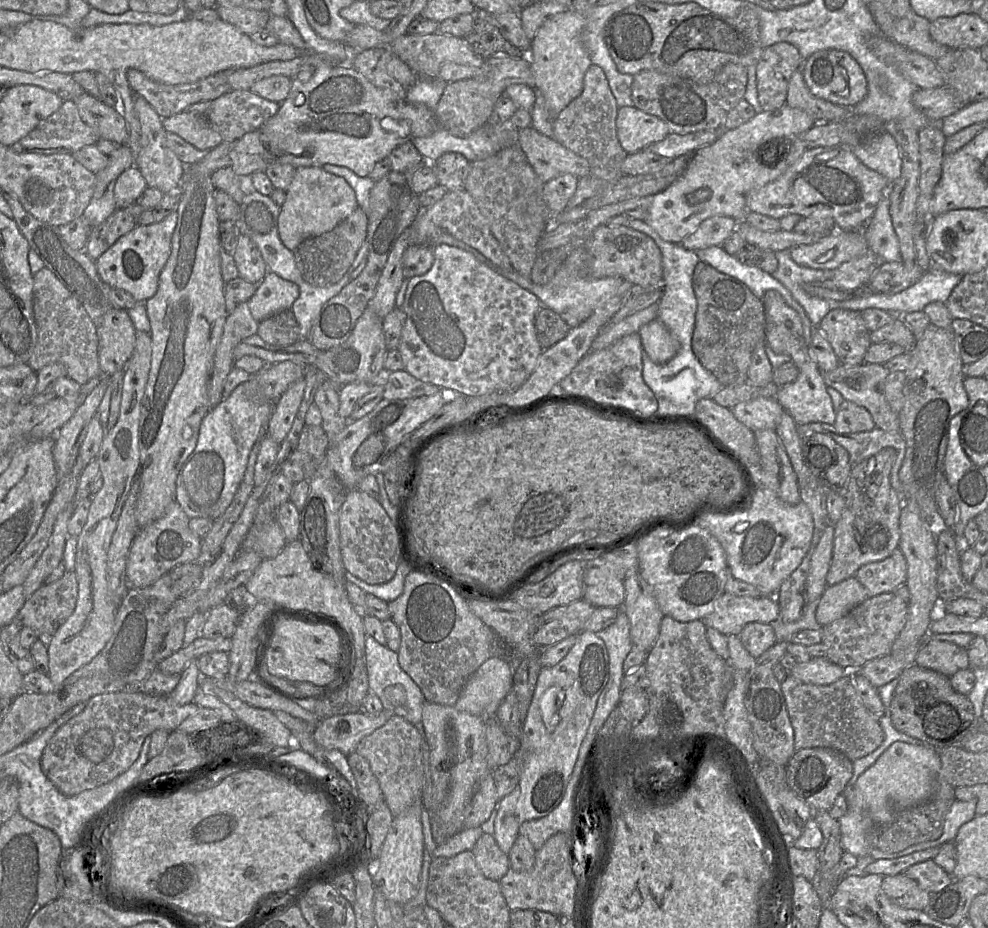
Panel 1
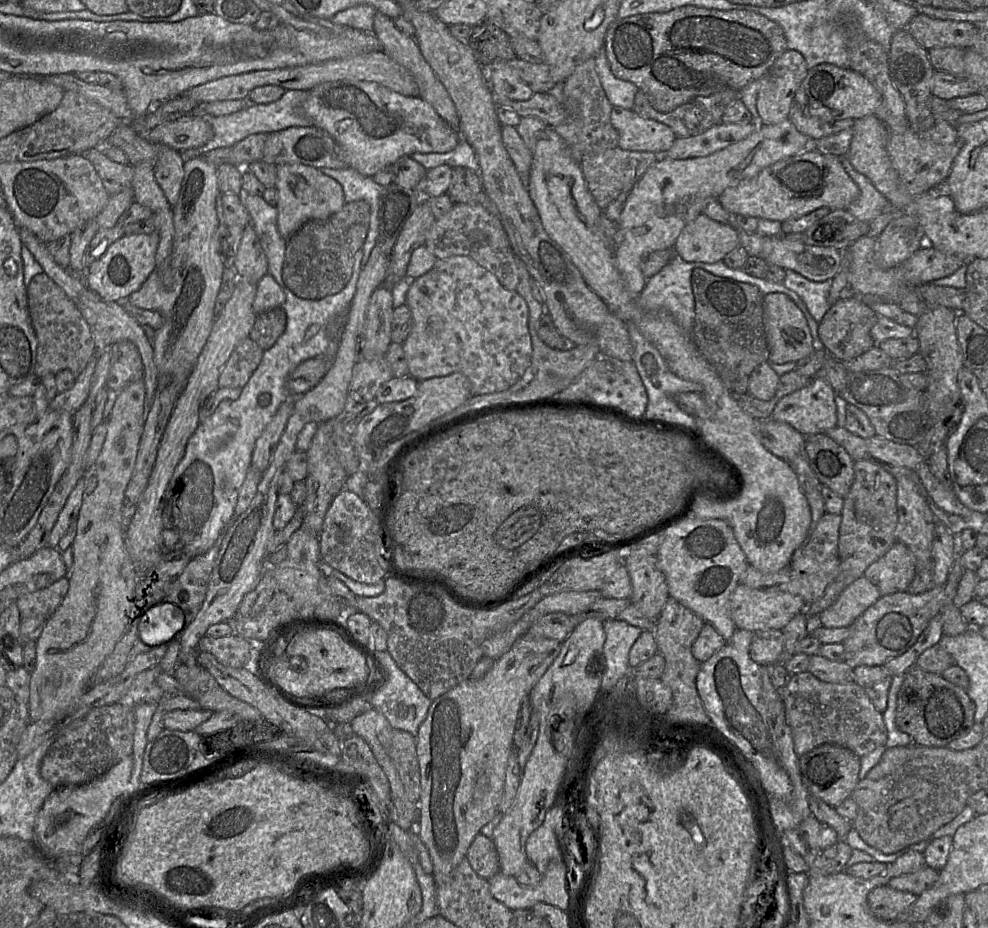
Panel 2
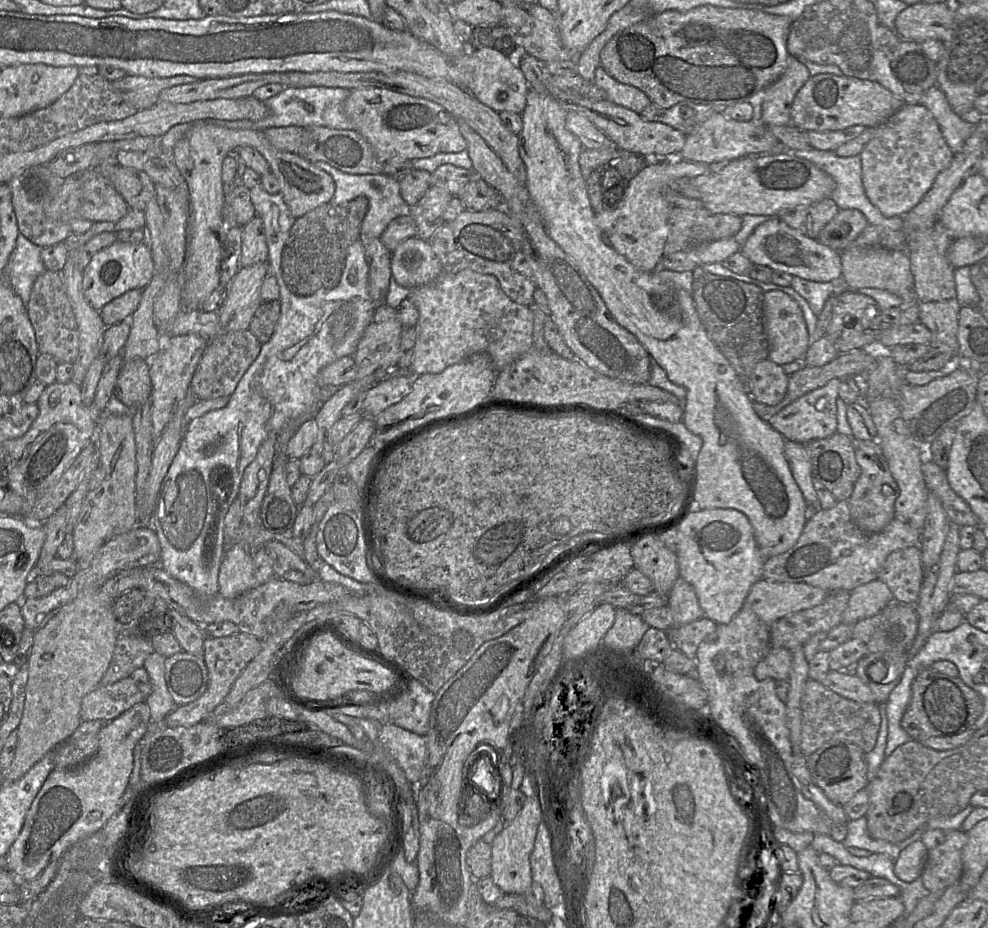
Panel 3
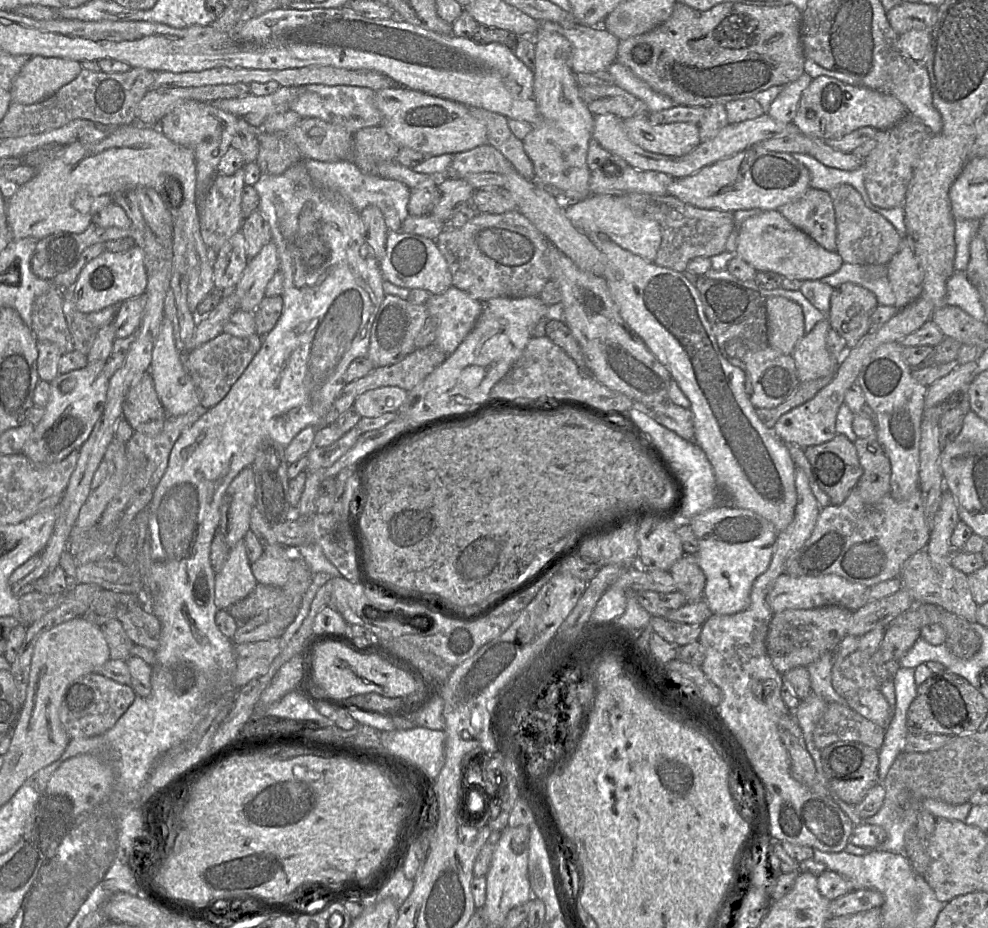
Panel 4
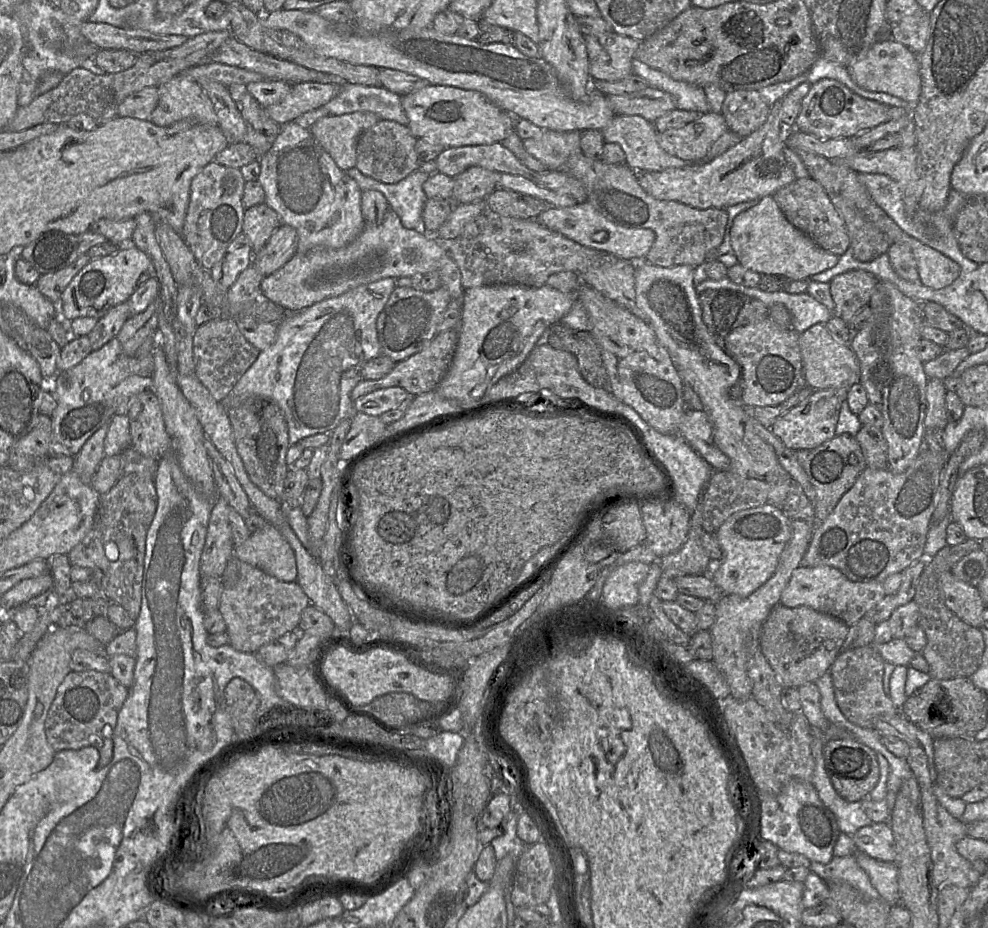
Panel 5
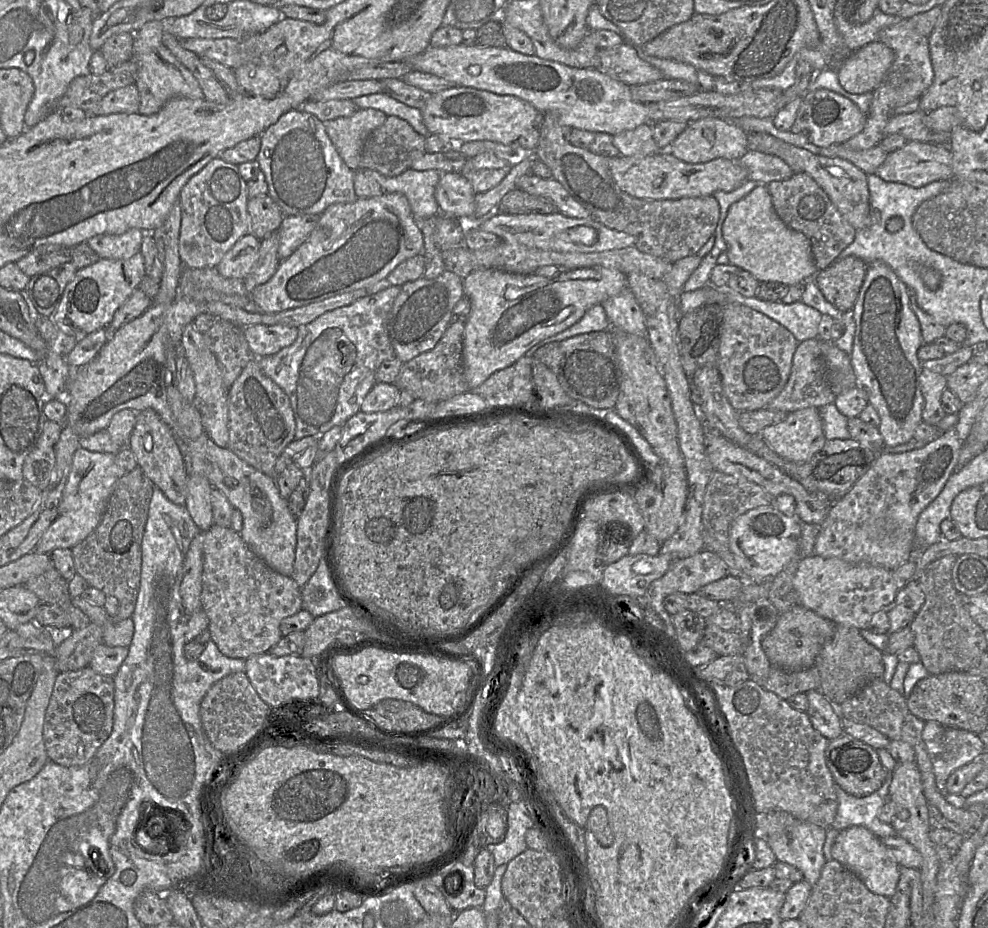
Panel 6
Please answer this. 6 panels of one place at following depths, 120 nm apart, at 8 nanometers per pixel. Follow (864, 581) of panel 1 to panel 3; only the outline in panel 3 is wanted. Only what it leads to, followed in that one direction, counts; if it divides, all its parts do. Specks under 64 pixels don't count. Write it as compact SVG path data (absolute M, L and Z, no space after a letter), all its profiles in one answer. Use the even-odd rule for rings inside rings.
M914 546L890 553L881 565L877 579L888 586L894 601L916 605L924 576L920 547Z

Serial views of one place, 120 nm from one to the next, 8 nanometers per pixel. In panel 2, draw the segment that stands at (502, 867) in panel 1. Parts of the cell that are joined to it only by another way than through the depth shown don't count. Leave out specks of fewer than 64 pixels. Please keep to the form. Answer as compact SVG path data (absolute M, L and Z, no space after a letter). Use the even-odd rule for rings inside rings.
M481 833L474 838L466 858L473 870L484 879L489 879L500 871L495 844L491 838Z

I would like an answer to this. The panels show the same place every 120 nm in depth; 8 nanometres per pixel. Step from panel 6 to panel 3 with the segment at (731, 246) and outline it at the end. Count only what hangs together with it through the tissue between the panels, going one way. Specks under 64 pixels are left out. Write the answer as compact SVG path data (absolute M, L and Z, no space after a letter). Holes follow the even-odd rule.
M771 217L758 225L740 251L752 264L759 264L815 282L839 281L842 278L840 251L819 243L816 239L791 228L779 217Z

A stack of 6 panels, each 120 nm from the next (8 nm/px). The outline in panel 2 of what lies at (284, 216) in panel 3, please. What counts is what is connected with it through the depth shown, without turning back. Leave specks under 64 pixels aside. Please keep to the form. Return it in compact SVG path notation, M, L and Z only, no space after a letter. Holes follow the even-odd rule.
M243 194L243 203L246 206L250 215L250 224L253 226L260 244L265 252L268 261L268 273L270 273L277 283L284 287L284 282L281 276L282 266L285 257L287 240L281 236L277 227L277 208L270 205L262 196L253 194Z

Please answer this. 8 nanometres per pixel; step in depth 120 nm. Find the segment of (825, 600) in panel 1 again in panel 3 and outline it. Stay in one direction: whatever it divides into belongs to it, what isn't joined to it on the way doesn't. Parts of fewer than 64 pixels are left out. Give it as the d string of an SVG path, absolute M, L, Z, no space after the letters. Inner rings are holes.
M879 579L872 580L850 591L847 608L842 614L843 624L855 624L880 613L894 601L888 586Z

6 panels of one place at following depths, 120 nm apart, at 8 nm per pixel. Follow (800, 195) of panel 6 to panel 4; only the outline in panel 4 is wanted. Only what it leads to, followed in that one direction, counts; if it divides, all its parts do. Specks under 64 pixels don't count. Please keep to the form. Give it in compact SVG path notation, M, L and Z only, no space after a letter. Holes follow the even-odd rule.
M810 187L801 198L778 211L827 251L837 251L835 209L828 192Z

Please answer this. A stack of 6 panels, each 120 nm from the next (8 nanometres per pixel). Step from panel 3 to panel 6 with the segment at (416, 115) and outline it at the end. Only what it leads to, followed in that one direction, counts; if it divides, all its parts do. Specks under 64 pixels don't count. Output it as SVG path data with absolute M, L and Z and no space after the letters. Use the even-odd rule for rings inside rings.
M463 86L431 94L420 111L429 134L445 136L455 143L474 141L516 143L522 134L539 127L543 117L543 114L530 103L517 97Z

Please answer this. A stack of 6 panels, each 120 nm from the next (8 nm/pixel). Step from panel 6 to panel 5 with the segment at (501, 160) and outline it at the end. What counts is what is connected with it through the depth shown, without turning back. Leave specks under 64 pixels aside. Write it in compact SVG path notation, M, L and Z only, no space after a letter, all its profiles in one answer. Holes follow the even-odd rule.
M472 166L455 176L452 202L472 203L485 198L498 187L501 173Z

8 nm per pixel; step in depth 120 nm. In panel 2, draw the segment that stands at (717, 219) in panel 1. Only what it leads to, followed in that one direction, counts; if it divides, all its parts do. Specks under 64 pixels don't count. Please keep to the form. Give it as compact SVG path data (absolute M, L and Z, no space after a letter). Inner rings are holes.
M702 213L684 227L673 248L686 262L716 263L739 245L736 229Z

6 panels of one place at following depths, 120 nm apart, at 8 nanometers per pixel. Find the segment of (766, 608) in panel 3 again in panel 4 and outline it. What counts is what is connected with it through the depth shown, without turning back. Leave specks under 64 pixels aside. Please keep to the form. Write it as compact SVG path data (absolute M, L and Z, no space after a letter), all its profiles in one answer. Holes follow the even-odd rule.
M783 573L773 583L766 601L774 614L784 610L813 609L828 605L842 606L855 612L868 602L868 587L834 574L793 577Z

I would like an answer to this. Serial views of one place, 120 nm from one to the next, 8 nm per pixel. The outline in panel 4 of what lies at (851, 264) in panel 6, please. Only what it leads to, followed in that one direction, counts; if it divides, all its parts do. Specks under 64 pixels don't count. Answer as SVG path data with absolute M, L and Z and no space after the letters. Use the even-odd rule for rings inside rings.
M846 282L834 288L827 319L830 328L845 340L848 350L873 330L871 316L878 305L877 297L858 284Z

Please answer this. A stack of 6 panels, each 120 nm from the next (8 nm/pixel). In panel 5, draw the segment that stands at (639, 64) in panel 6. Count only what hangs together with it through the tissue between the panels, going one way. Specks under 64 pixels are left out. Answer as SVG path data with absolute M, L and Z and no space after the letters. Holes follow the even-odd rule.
M614 32L586 35L584 40L593 80L616 82L635 75L632 60L640 43L638 40Z

